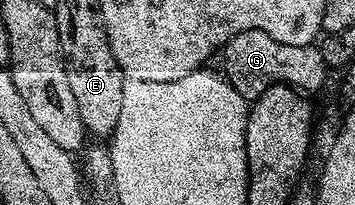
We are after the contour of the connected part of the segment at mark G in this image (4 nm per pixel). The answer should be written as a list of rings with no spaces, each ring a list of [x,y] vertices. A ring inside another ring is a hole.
[[[245,30],[237,34],[221,49],[223,68],[227,80],[248,102],[254,102],[274,84],[285,84],[303,94],[312,94],[327,80],[329,69],[315,44],[285,46],[261,30]]]

